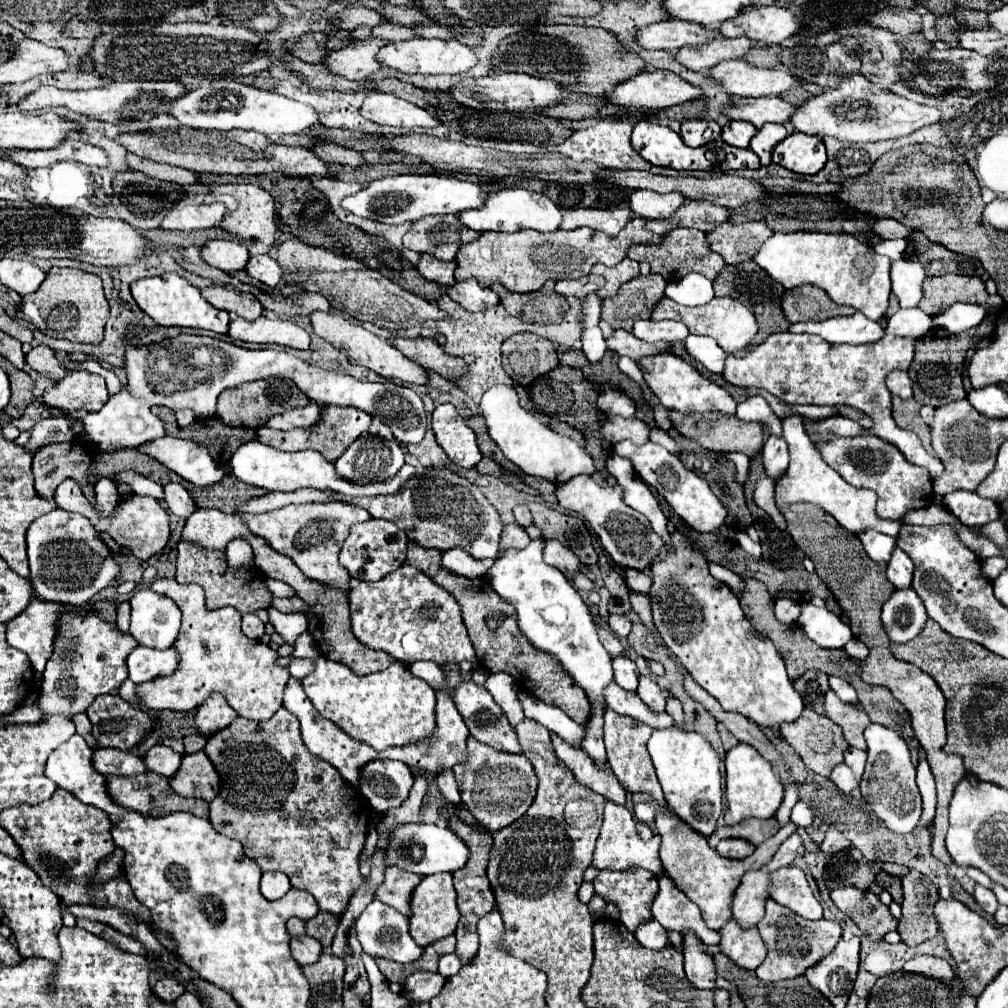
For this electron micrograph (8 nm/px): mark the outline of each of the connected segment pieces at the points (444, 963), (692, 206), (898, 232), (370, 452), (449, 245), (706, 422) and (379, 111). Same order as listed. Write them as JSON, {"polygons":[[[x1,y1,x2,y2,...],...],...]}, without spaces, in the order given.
{"polygons":[[[455,954,443,956,443,958,439,960,439,974,445,976,445,978,455,976,455,974,459,972,459,968,461,968,461,962,459,962,459,958,457,958]],[[685,200,681,208,673,214,673,218,663,220,647,220,647,230,659,236,665,236,673,228,697,228,703,232,711,232,715,226,729,220,729,210,723,206,707,204,707,202,693,202]],[[877,220,873,224,873,234,877,234,879,238,883,240,889,240,889,238,907,238,911,234,911,228,899,224,897,220]],[[361,434,335,462,343,478,357,482,381,482,399,472,405,464,405,452,395,440]],[[423,216,403,236,403,246,413,252,427,252,439,260,453,260,459,246,479,238,479,232,459,224,457,216]],[[669,410,669,420,673,422,675,430,685,436,691,438,695,442,699,442,703,448,713,450,713,452,741,452,745,456,755,456,761,452,763,446,763,428,755,422,743,422,737,416,729,416,729,414,721,414,721,412,703,412,703,414,687,414,683,416,677,410]],[[369,92,363,100,363,106,359,108,361,116,375,124,385,124,385,126,403,126,403,128,435,128,439,124,437,118,433,118,427,110,397,98,393,94,383,94,383,92]]]}

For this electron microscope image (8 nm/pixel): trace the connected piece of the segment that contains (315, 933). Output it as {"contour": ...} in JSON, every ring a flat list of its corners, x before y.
{"contour":[[319,912,315,918,307,920,307,934,319,940,327,948,333,942,337,924,339,924,339,916,333,916,329,912]]}

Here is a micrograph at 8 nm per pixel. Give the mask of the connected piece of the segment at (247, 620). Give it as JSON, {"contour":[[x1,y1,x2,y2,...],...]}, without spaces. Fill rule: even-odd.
{"contour":[[243,614,243,634,251,640,259,640,265,634,265,626,255,614]]}

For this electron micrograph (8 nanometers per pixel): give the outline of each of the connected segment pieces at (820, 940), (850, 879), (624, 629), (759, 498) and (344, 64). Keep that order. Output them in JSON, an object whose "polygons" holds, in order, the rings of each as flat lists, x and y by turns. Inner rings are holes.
{"polygons":[[[767,898,765,908,767,908,767,912,765,912,763,920,757,924,757,928,763,936,763,942,769,948,765,962,755,970,761,982,777,982,777,980,801,976,807,968,815,966,823,956,827,956,841,938,841,926,833,920,825,920,825,918,807,920,807,918,795,914,793,910,777,904,773,898]],[[847,848,837,854,833,854,827,862,825,870,825,884,829,890,843,888,843,886,859,886,861,890,867,890,873,882,875,876,885,870,889,874,895,874,903,878,909,870,905,866,895,866,895,864,885,864,885,862,869,862,865,856,861,856,859,850]],[[611,614,609,620,607,620,609,628,617,634,617,636,627,636,631,632,631,620,627,616,617,616,617,614]],[[763,478,763,480,757,482,755,502,757,502,759,508,763,508,763,510,771,516,771,520,775,522,775,526,777,526,779,530,785,530,785,528,787,528,783,514,781,514,781,512,777,510,777,506,775,506,775,482,773,482,771,478]],[[381,38,357,40,341,50,333,50,327,54,323,66,341,78,347,80,365,80,373,72,379,70,379,62,375,60,375,52,383,48,387,42]]]}

